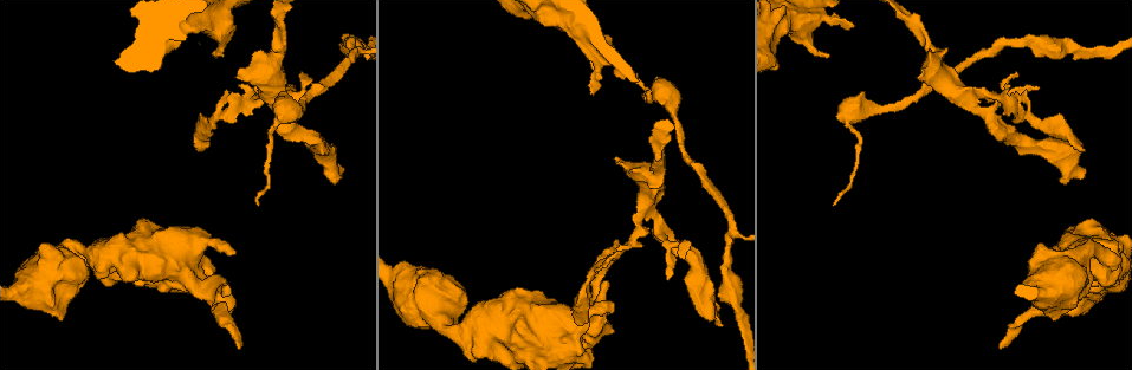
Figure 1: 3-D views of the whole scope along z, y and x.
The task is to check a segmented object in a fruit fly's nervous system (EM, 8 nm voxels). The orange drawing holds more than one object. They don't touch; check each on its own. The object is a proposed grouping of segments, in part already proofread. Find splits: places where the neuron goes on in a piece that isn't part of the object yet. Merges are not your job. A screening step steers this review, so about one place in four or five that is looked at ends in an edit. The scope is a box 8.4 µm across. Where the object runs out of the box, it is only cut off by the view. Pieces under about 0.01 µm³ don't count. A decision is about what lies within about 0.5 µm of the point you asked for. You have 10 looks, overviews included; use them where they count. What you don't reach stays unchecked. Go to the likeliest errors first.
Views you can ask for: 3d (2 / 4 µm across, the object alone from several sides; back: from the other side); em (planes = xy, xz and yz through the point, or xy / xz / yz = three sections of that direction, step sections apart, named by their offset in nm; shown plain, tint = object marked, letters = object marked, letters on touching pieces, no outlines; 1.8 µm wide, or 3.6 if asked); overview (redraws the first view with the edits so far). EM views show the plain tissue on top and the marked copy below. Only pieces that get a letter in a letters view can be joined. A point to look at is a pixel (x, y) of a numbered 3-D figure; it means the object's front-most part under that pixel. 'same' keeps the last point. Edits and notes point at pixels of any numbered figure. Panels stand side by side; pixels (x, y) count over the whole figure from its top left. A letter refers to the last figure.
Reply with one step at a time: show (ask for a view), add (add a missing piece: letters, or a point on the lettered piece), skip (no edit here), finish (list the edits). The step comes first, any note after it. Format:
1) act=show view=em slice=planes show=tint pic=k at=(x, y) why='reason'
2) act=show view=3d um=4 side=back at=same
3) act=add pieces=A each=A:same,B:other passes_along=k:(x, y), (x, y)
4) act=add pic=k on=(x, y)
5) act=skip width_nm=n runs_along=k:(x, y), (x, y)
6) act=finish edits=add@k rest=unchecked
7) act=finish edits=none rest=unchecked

act=show view=3d um=2 side=back pic=1 at=(337, 176) why='end of a long branch'

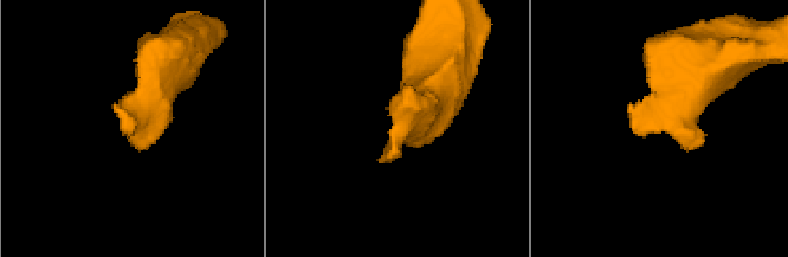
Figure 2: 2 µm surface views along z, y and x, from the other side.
act=show view=em slice=planes show=letters pic=2 at=(393, 157) why='now the EM'

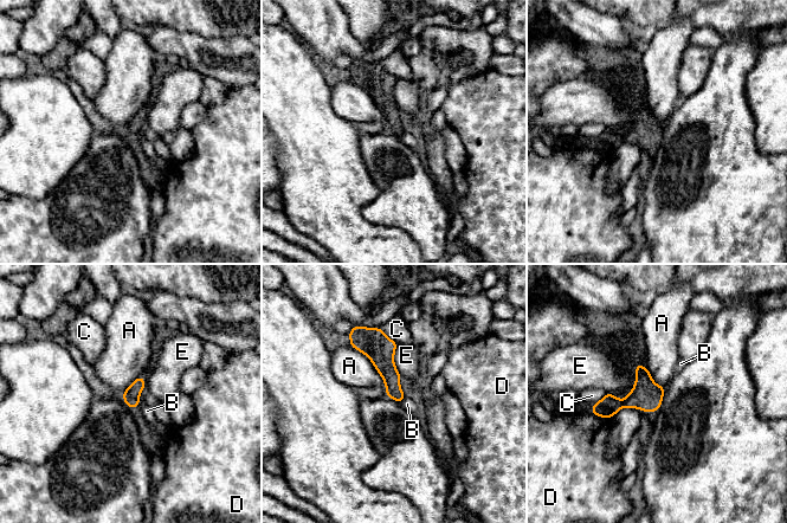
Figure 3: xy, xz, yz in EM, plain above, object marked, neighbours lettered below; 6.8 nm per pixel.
act=skip each=A:other,B:other,C:other,D:other,E:other border=3:(139, 399), (140, 404) found='no lettered piece goes on from it'

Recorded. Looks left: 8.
act=show view=em slice=xz step=4 show=tint pic=1 at=(580, 323) why='thin end'

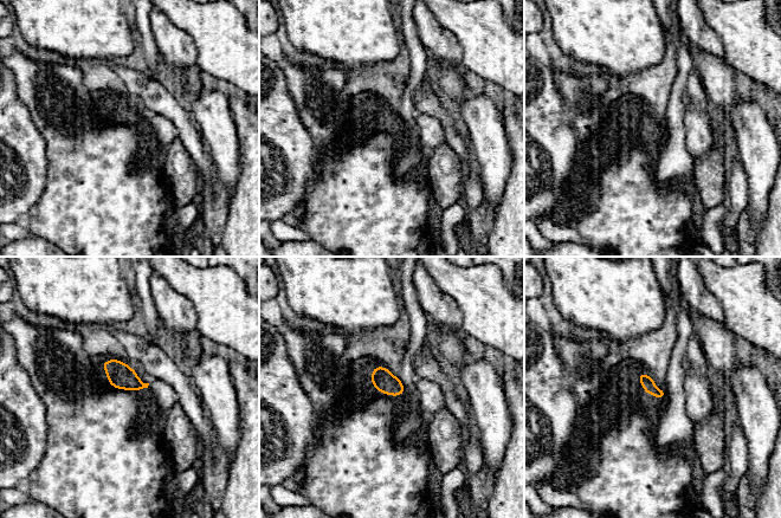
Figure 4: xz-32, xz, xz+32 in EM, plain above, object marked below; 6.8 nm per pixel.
act=show view=em slice=planes show=letters at=same

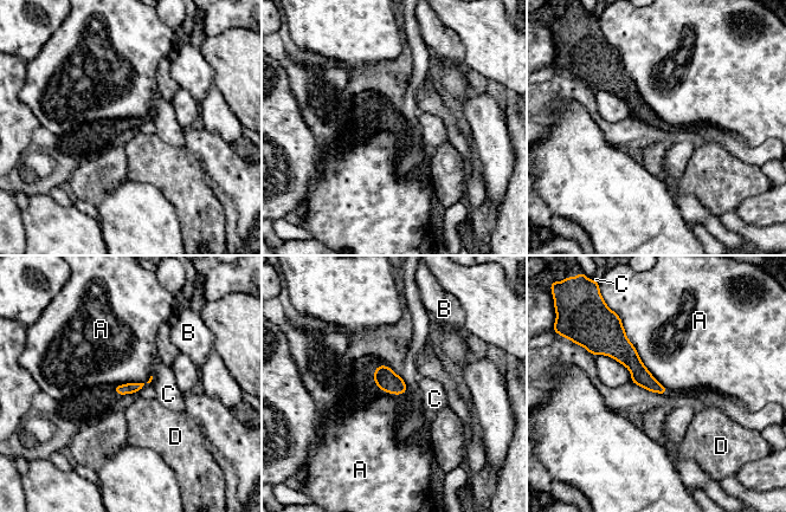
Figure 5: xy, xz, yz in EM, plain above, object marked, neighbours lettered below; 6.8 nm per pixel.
act=skip each=A:other,B:other,C:other,D:other runs_along=5:(599, 351), (618, 350), (663, 390) found='no lettered piece goes on from it'

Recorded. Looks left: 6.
act=show view=3d um=4 pic=1 at=(94, 256) why='sudden change in width'

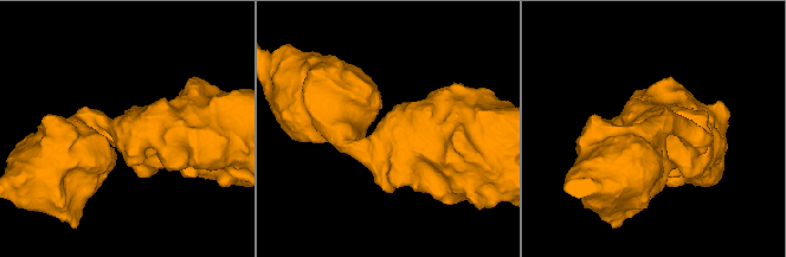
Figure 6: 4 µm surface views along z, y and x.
act=show view=em um=3.6 slice=planes show=tint pic=6 at=(384, 144) why='need the tissue'

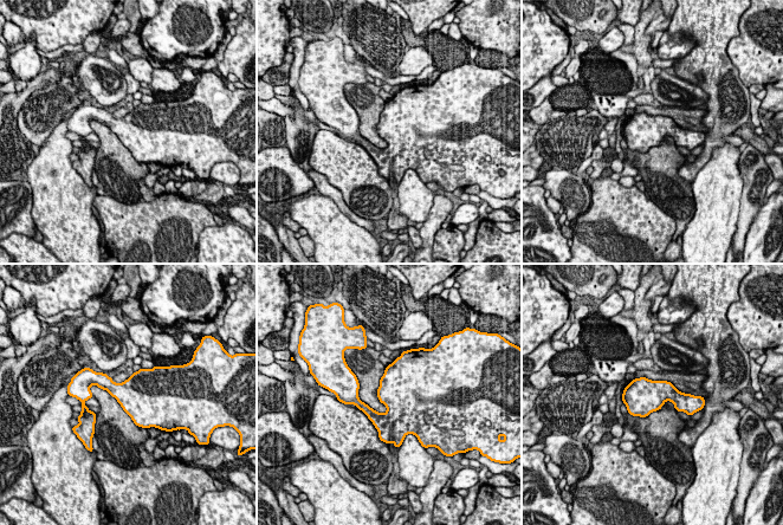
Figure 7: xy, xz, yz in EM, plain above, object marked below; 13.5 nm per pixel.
act=show view=em um=3.6 slice=planes show=letters at=same

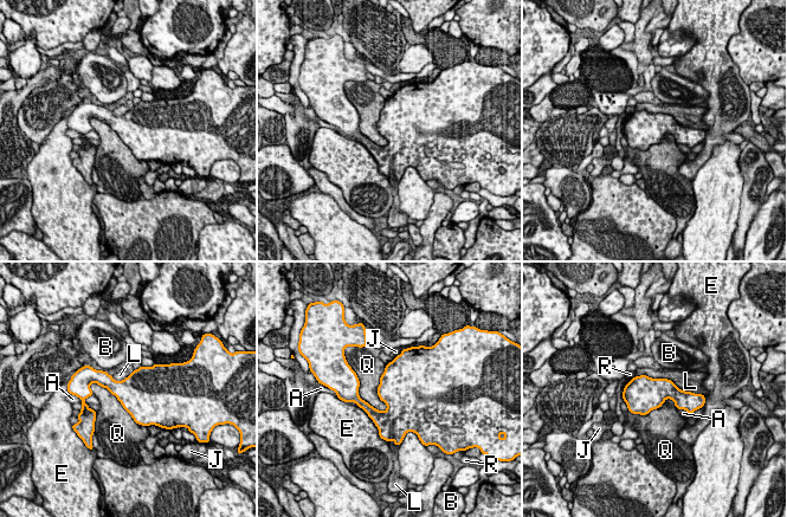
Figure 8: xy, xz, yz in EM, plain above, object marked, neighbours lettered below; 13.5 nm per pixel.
act=skip width_nm=480 each=A:other,B:other,E:other,J:other,L:other,Q:other,R:other border=8:(386, 364), (381, 412) found='none of them fits'

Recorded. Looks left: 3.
act=show view=em slice=planes show=letters pic=1 at=(240, 347) why='an open end'

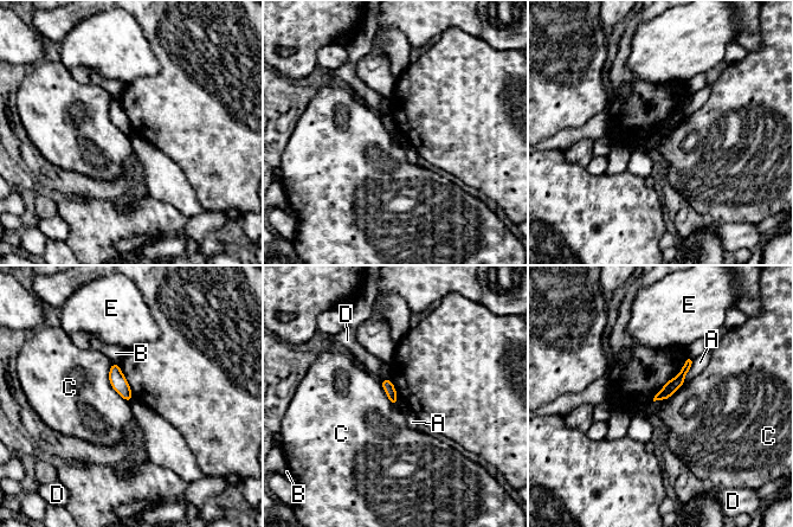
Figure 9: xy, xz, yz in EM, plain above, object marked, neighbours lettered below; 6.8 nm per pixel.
act=skip each=A:other,B:other,C:other,D:other,E:other found='no lettered piece goes on from it'

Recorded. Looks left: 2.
act=finish edits=none rest=unchecked

